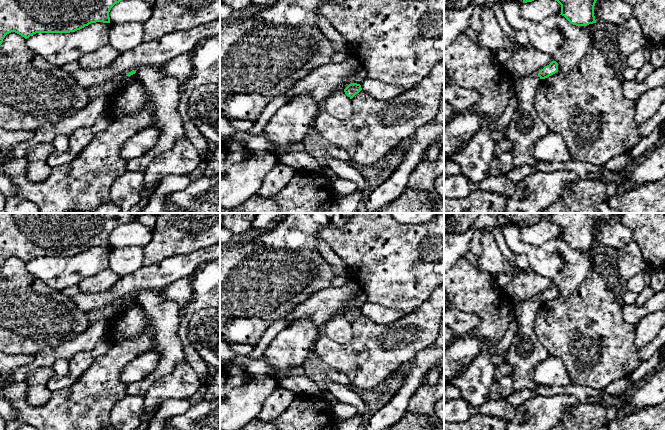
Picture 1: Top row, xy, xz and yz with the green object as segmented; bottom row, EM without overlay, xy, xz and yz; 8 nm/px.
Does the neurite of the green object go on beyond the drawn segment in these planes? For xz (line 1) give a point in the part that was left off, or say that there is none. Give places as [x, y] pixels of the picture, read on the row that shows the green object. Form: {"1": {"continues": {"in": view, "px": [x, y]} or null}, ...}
{"1": {"continues": null}}

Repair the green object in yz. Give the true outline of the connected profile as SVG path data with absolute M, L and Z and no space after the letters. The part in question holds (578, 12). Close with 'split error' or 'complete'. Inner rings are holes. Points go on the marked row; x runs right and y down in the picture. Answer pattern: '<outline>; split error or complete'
M555 0L561 5L561 14L571 24L587 26L596 23L594 6L597 0Z; complete

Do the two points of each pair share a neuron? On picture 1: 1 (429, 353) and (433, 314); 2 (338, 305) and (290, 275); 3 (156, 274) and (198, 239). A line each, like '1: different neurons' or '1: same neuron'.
1: different neurons
2: different neurons
3: different neurons

